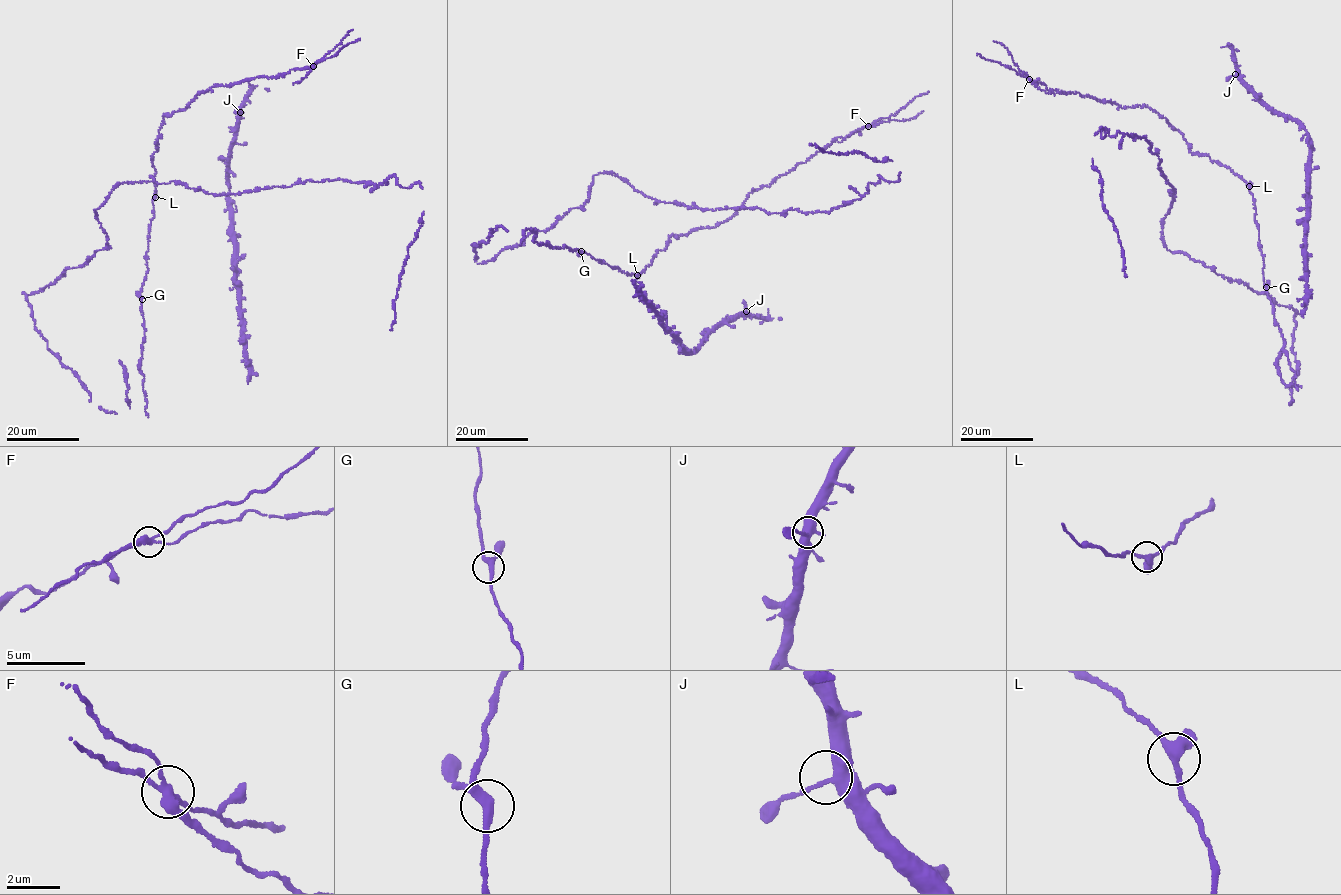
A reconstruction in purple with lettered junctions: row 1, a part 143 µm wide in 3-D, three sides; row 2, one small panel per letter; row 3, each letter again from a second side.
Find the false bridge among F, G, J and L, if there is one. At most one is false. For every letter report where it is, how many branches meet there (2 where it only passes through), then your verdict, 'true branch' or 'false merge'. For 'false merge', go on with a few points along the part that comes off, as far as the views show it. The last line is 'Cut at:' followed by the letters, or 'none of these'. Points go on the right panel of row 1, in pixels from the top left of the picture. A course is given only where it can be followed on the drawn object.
F: at (1029, 79); 4 branches meet; false merge; foreign part runs (1029, 79), (1013, 63), (1004, 46), (993, 41)
G: at (1266, 287); 3 branches meet; true branch
J: at (1235, 74); 4 branches meet; true branch
L: at (1249, 186); 3 branches meet; true branch
Cut at: F

